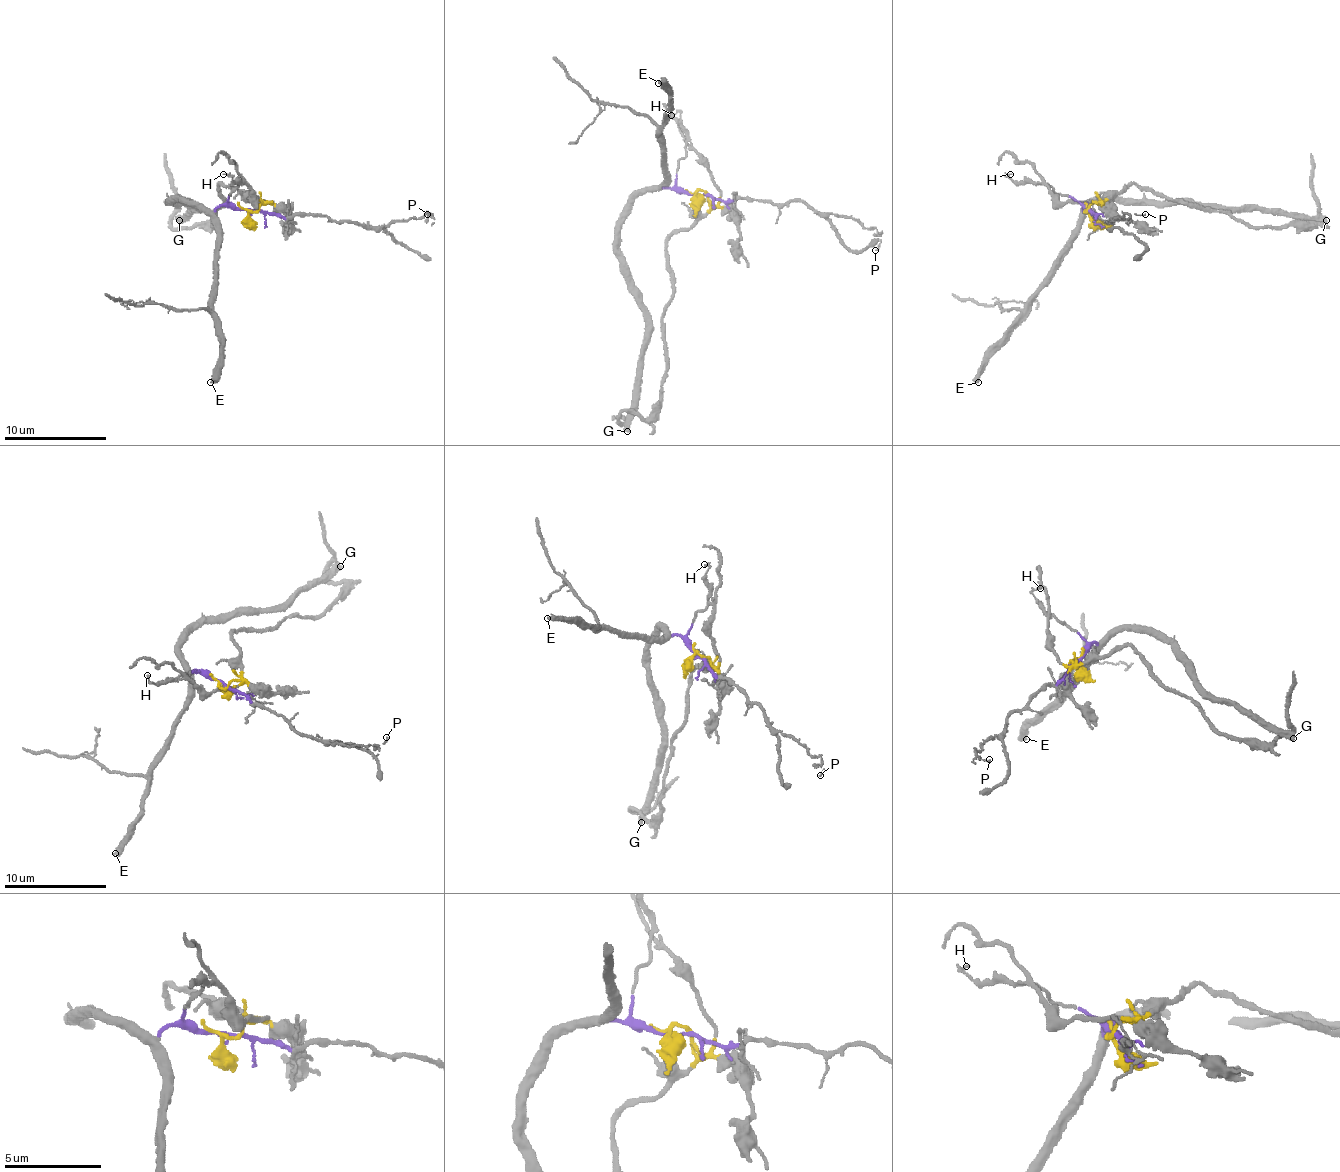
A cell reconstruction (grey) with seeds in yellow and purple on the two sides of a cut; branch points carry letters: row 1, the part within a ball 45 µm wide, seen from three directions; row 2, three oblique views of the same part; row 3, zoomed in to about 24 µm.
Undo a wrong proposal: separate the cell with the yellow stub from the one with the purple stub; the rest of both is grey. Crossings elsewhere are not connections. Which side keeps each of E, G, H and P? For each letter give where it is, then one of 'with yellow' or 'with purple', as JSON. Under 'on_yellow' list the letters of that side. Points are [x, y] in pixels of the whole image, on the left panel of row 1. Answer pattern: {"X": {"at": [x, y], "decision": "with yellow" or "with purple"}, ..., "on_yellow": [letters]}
{"E": {"at": [210, 382], "decision": "with purple"}, "G": {"at": [179, 220], "decision": "with purple"}, "H": {"at": [223, 174], "decision": "with purple"}, "P": {"at": [427, 214], "decision": "with purple"}, "on_yellow": []}

